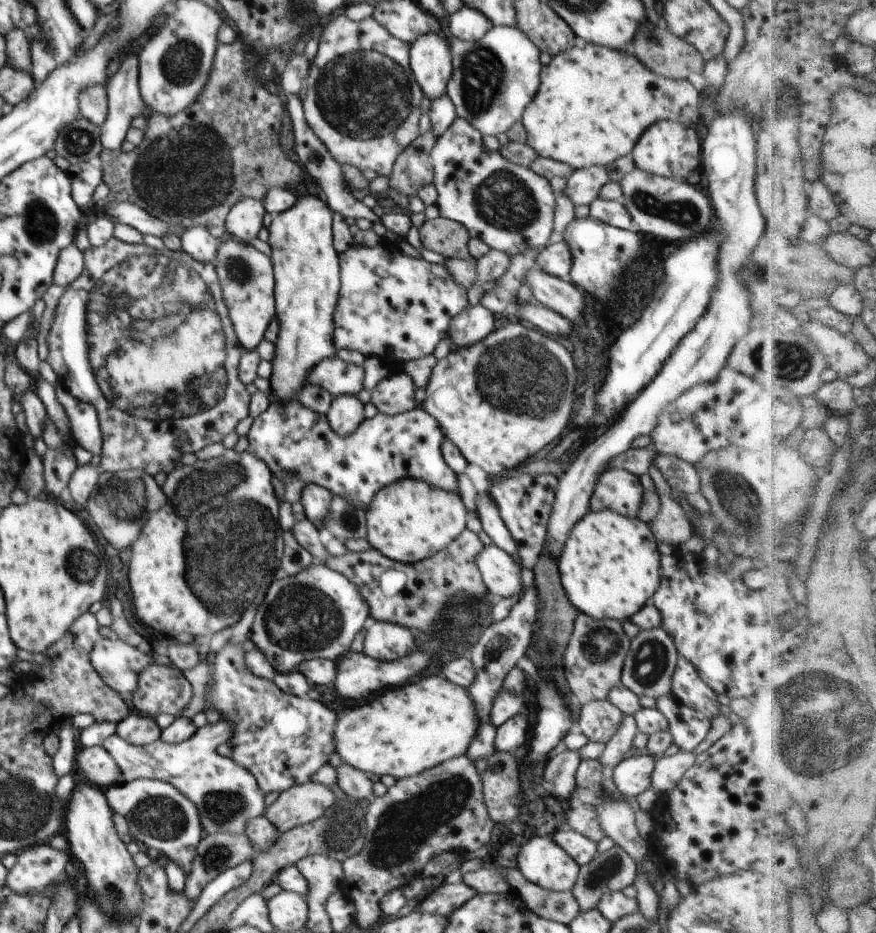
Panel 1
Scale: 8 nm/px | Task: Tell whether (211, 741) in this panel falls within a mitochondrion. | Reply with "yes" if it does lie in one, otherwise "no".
no

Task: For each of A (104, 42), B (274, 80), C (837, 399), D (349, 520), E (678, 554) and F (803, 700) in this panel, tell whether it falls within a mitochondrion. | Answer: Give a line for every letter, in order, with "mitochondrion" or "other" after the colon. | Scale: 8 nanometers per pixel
A: other
B: other
C: other
D: mitochondrion
E: other
F: mitochondrion

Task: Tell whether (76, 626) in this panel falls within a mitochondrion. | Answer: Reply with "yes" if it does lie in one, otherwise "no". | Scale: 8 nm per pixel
no

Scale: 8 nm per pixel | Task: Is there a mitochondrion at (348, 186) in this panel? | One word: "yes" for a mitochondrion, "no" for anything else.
no

